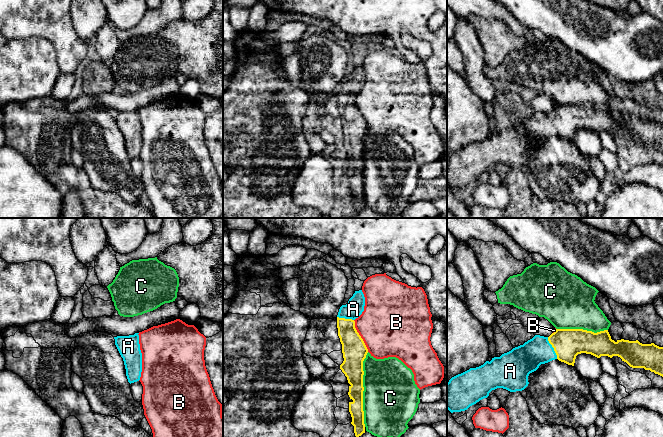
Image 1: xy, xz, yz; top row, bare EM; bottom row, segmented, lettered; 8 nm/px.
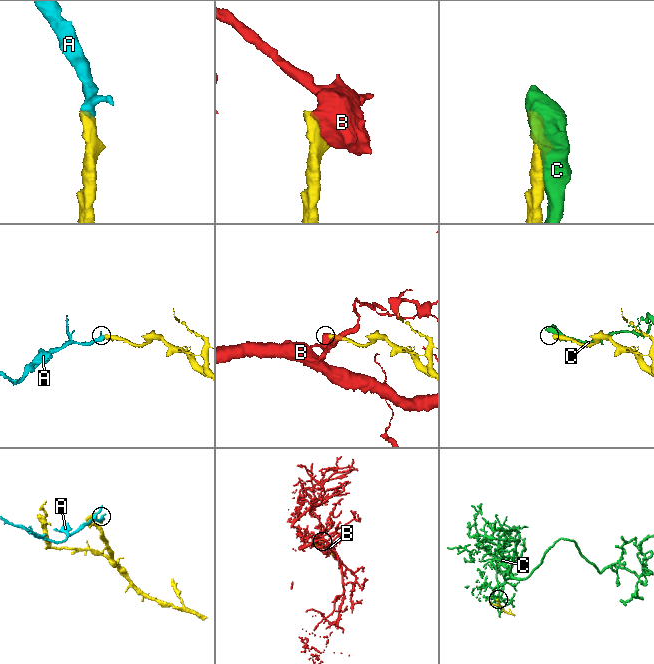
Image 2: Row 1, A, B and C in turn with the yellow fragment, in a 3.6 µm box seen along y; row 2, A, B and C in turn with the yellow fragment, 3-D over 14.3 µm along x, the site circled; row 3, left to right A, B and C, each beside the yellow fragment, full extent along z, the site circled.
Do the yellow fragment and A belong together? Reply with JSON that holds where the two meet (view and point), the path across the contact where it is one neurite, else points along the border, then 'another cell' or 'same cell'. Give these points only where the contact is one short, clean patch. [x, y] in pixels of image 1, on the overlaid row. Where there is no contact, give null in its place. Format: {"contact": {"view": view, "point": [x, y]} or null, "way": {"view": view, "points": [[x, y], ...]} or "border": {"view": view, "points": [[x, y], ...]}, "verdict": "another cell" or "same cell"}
{"contact": {"view": "yz", "point": [553, 347]}, "way": {"view": "yz", "points": [[567, 343], [553, 347], [535, 351], [525, 359]]}, "verdict": "same cell"}

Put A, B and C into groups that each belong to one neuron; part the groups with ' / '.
A / B / C

